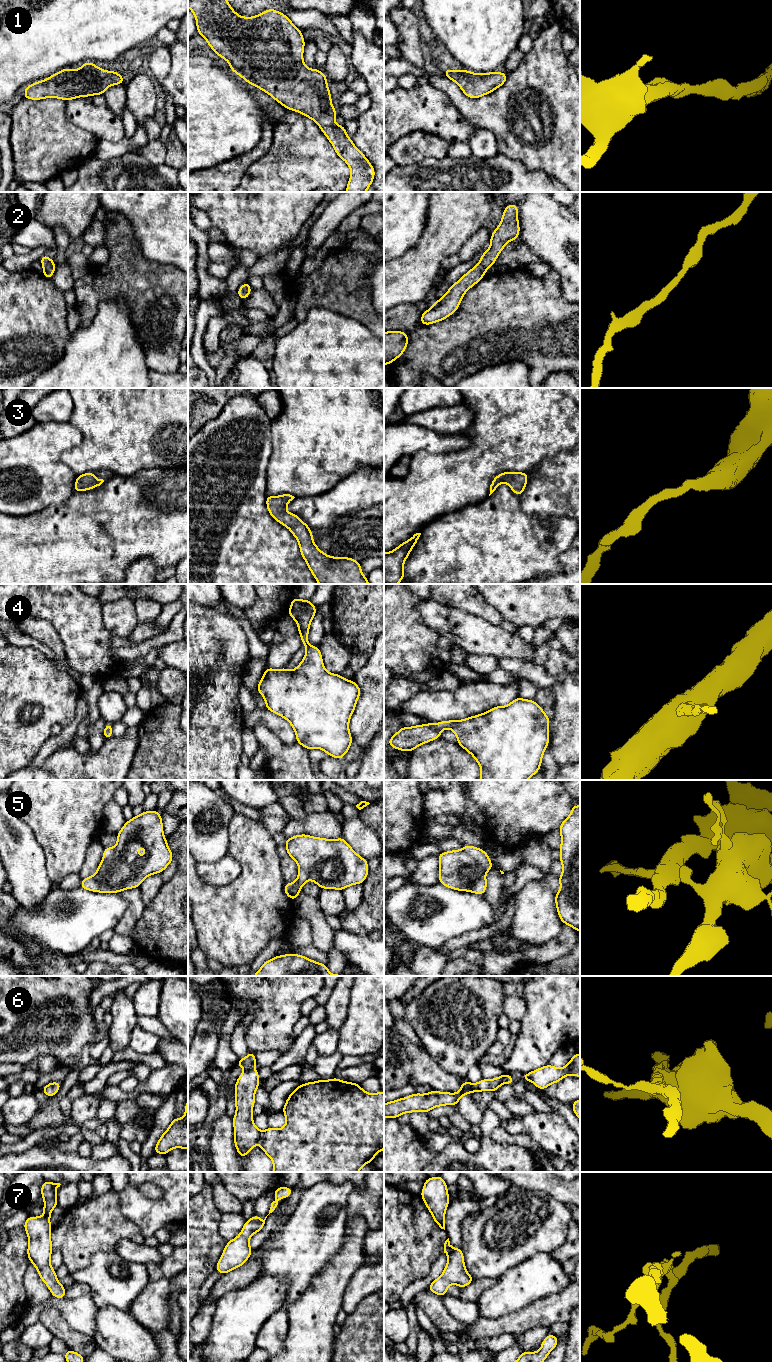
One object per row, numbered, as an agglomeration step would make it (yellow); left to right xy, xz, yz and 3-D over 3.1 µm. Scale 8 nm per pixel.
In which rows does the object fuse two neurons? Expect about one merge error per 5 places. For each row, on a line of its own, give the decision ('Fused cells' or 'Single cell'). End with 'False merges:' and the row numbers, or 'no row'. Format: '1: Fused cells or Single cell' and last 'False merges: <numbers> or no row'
1: Single cell
2: Single cell
3: Single cell
4: Single cell
5: Fused cells
6: Single cell
7: Single cell
False merges: 5

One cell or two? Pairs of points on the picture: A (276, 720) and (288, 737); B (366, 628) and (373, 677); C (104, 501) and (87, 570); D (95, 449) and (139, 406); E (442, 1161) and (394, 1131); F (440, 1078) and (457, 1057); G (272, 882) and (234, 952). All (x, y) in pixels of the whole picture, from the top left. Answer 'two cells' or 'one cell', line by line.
A: one cell
B: two cells
C: one cell
D: one cell
E: two cells
F: two cells
G: one cell

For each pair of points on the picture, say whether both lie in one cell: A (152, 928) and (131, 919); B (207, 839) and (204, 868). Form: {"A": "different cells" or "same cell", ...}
{"A": "different cells", "B": "different cells"}

